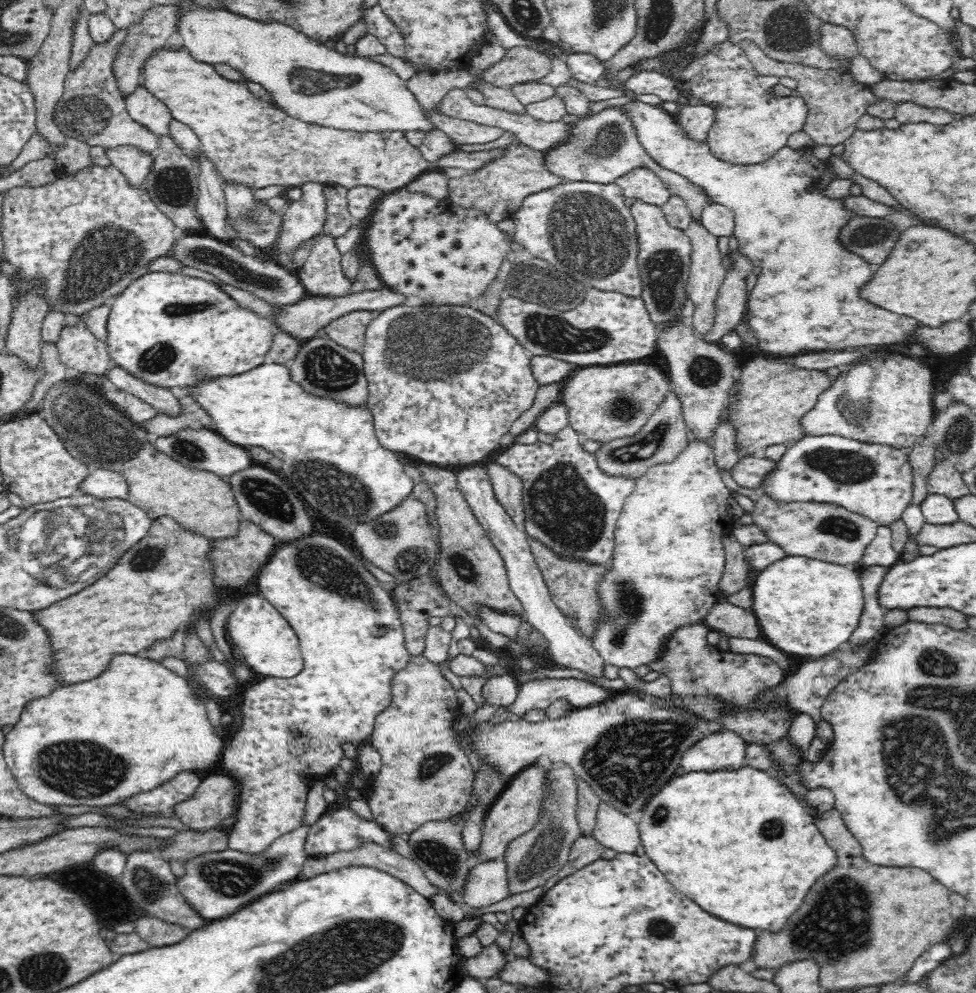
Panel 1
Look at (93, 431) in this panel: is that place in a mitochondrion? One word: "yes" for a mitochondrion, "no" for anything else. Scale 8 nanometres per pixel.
yes

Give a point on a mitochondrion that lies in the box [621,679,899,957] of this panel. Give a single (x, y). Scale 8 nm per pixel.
(660, 928)

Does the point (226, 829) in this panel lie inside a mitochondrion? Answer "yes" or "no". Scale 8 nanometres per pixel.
no

